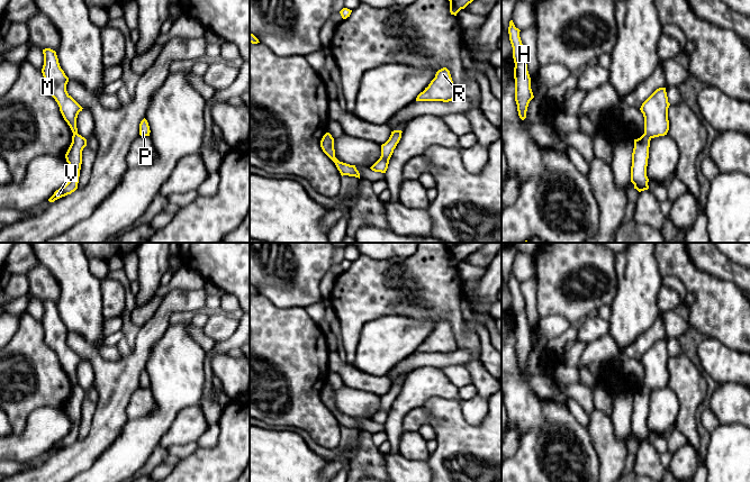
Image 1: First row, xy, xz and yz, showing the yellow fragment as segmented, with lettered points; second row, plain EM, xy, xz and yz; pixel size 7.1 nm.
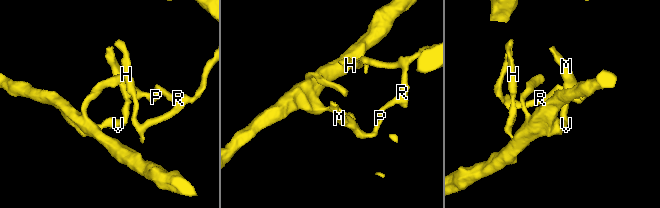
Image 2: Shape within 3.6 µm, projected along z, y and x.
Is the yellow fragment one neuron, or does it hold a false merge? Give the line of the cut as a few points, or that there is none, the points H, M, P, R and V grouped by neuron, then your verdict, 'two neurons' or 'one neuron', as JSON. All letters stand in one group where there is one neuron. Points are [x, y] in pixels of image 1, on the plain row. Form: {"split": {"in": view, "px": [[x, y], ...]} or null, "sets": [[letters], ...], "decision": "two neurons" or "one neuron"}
{"split": {"in": "yz", "px": [[644, 384], [650, 391]]}, "sets": [["H", "M", "P", "R"], ["V"]], "decision": "two neurons"}

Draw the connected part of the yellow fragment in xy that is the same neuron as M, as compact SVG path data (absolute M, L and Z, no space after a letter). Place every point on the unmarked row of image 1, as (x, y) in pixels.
M45 300L43 306L44 317L42 325L45 342L55 351L64 372L70 378L73 386L75 386L78 385L76 370L83 360L66 343L69 329L60 318L56 303Z

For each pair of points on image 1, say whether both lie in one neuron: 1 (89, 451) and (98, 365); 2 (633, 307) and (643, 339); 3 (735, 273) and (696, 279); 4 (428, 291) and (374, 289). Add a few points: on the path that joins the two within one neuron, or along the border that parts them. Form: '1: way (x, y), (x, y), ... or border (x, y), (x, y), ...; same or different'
1: way (102, 429), (105, 387); same
2: border (660, 315), (645, 332), (640, 334), (622, 351); different
3: border (693, 263), (698, 269), (730, 280), (738, 287); different
4: way (421, 306), (398, 305), (389, 296); same

